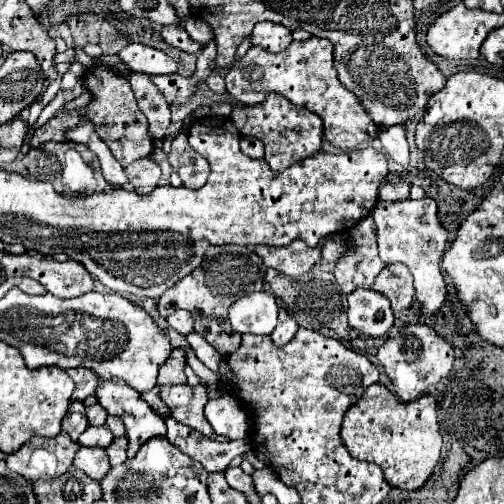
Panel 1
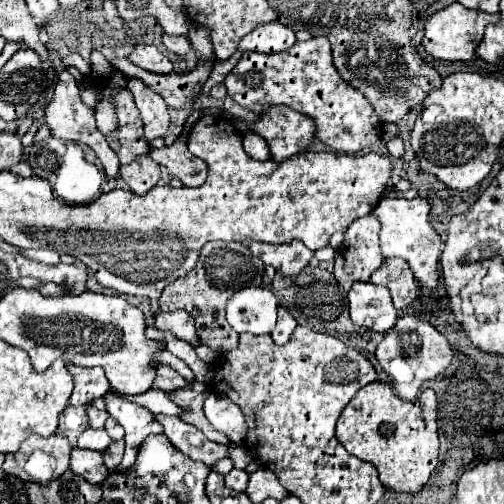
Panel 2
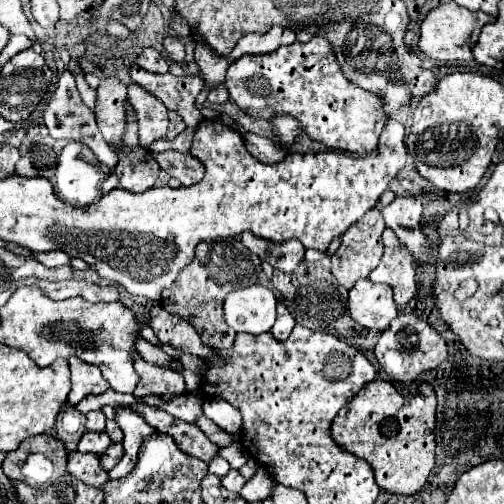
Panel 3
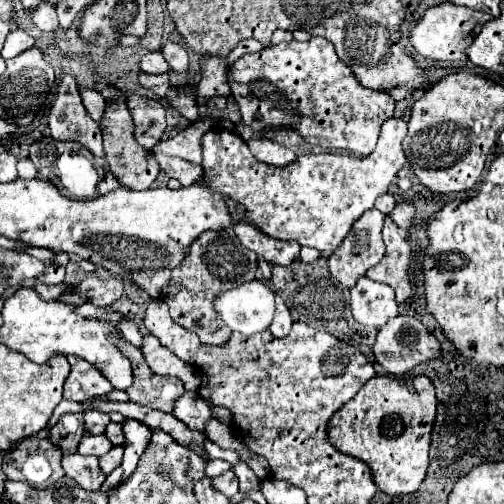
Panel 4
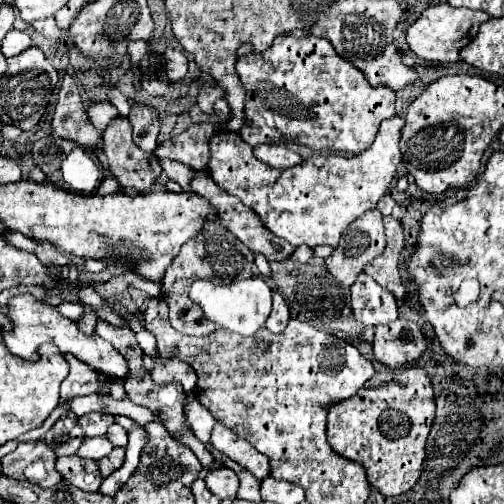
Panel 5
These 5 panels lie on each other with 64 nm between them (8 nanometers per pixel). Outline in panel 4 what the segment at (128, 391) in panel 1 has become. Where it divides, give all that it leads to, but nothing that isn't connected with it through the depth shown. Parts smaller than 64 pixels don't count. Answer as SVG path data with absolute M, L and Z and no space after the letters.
M124 420L122 430L126 436L124 458L122 458L122 464L118 468L114 468L112 474L106 478L106 482L102 484L102 492L106 492L106 488L112 488L114 484L120 484L120 480L126 480L136 470L138 458L144 452L144 448L148 446L150 432L152 432L146 424L142 424L138 420Z

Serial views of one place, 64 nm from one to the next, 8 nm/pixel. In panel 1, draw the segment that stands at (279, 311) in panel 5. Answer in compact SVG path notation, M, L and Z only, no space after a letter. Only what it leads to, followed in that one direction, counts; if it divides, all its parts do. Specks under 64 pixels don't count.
M280 310L280 314L278 314L278 326L272 332L272 342L276 346L284 346L284 344L288 344L294 338L296 330L298 330L296 320L286 310Z

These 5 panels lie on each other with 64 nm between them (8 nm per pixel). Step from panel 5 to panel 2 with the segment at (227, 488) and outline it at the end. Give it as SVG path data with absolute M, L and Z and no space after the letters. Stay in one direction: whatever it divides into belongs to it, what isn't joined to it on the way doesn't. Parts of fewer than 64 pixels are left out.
M230 470L226 476L226 486L232 490L246 490L248 486L248 474L244 470Z

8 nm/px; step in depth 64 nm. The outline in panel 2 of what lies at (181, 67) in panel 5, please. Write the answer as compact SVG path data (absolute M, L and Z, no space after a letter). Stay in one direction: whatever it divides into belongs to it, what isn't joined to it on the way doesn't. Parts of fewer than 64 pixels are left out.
M164 34L162 36L162 42L168 50L176 52L176 54L188 54L192 50L192 44L186 36L170 36L170 34Z

